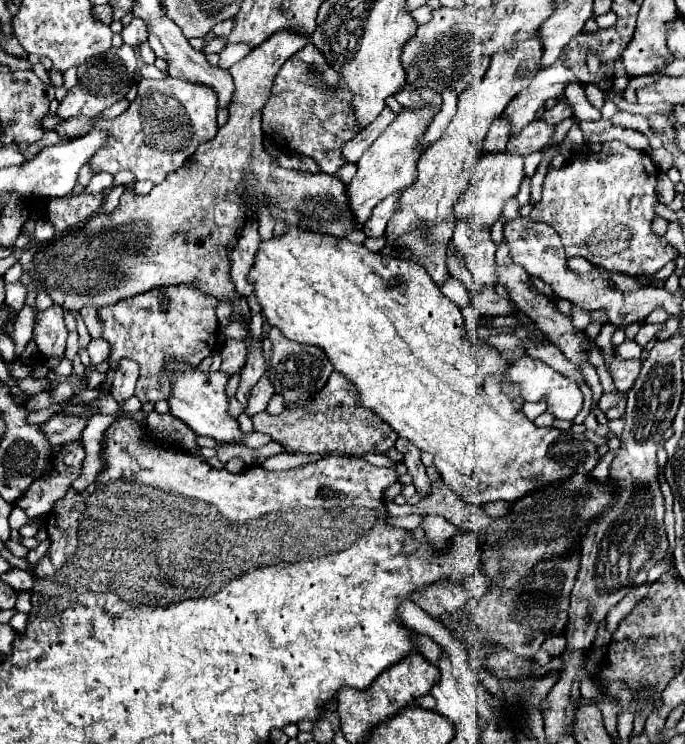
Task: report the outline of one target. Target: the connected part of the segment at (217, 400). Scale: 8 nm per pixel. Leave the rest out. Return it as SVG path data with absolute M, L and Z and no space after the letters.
M173 364L173 370L179 370L181 374L173 378L173 392L169 396L171 414L181 418L185 424L189 424L197 436L211 436L217 442L225 444L245 444L245 446L265 446L271 442L269 436L261 432L243 432L239 422L229 414L229 398L227 398L227 382L229 374L225 372L201 372L199 368L191 368L185 364Z

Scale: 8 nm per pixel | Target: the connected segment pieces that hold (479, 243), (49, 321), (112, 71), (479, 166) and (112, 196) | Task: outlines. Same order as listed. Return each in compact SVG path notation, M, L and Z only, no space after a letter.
M457 224L451 242L457 250L465 254L467 268L471 270L475 282L483 282L485 286L495 286L495 250L497 246L491 240L489 230L481 230L475 234L467 224Z
M53 306L45 312L39 312L35 324L35 342L39 346L41 358L63 356L67 342L67 326L63 326L63 308Z
M123 44L121 48L109 48L107 52L95 56L95 58L89 58L85 64L79 66L79 72L77 72L79 82L63 98L57 114L65 120L79 116L79 114L81 116L97 116L101 110L105 110L125 98L129 88L135 84L135 70L137 70L137 54L127 44Z
M493 152L493 154L485 154L481 160L477 160L477 164L473 166L473 172L469 176L469 188L467 188L467 196L461 196L455 204L455 216L469 218L469 224L473 230L481 230L481 228L491 228L503 210L503 204L507 198L515 196L519 190L521 180L525 178L523 172L523 156L519 152Z
M115 186L109 190L109 196L107 196L107 204L103 204L103 210L105 212L113 212L117 206L119 206L119 198L121 194L125 192L125 186Z

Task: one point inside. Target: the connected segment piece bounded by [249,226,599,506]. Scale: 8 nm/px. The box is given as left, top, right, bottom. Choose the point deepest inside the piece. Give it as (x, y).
(403, 346)

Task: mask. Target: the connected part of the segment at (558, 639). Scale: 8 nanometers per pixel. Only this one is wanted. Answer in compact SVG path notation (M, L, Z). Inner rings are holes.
M559 634L559 636L551 636L551 638L547 638L545 642L543 642L543 648L551 654L551 656L559 656L561 652L565 652L565 636L563 634Z

